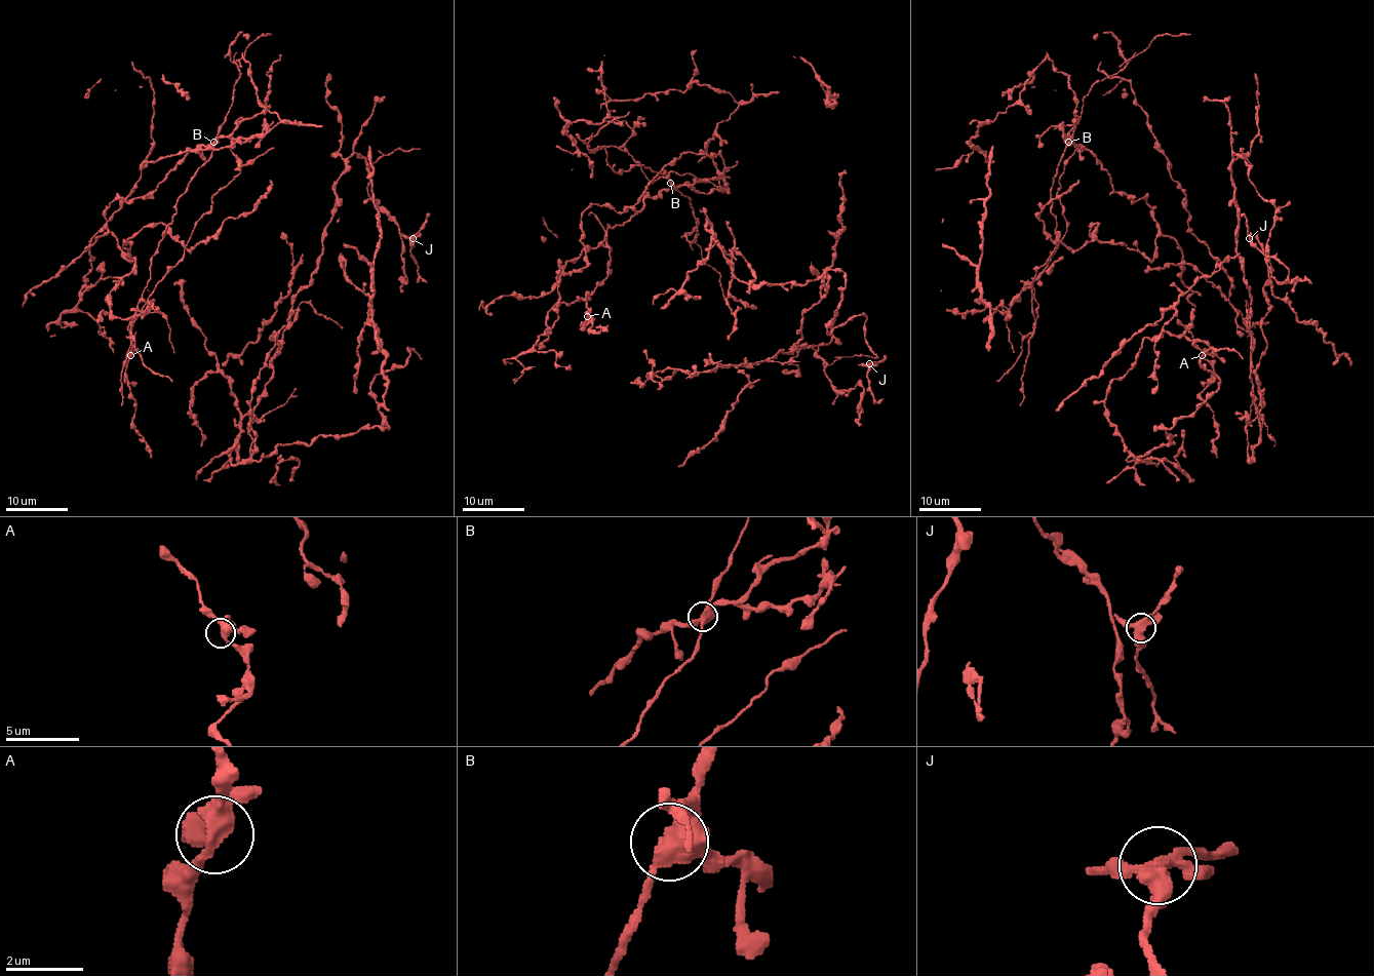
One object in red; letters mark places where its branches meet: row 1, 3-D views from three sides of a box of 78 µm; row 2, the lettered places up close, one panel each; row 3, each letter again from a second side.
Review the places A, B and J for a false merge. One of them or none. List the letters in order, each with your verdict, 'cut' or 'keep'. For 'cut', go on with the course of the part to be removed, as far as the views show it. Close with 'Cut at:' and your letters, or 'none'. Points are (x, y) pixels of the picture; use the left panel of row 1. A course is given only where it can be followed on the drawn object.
A: keep
B: cut; course (213, 142), (177, 201), (139, 314), (183, 256), (210, 198), (274, 148)
J: keep
Cut at: B

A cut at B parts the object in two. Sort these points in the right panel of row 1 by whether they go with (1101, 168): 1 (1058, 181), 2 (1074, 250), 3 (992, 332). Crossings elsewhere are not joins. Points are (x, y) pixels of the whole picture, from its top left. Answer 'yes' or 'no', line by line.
1: no
2: yes
3: yes

